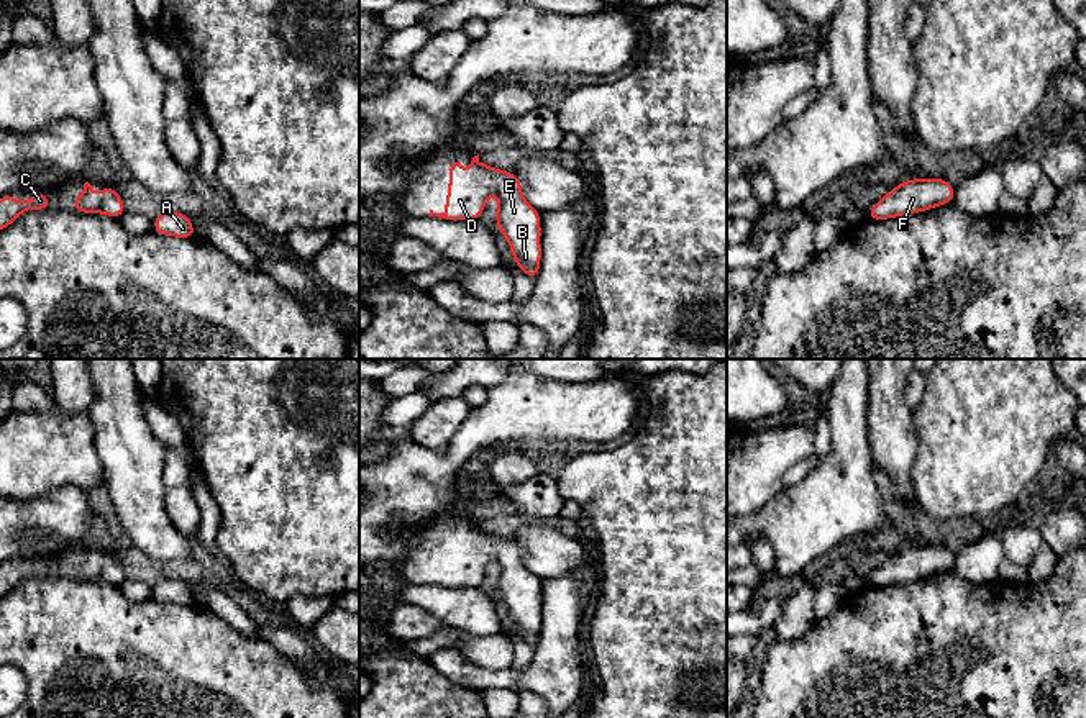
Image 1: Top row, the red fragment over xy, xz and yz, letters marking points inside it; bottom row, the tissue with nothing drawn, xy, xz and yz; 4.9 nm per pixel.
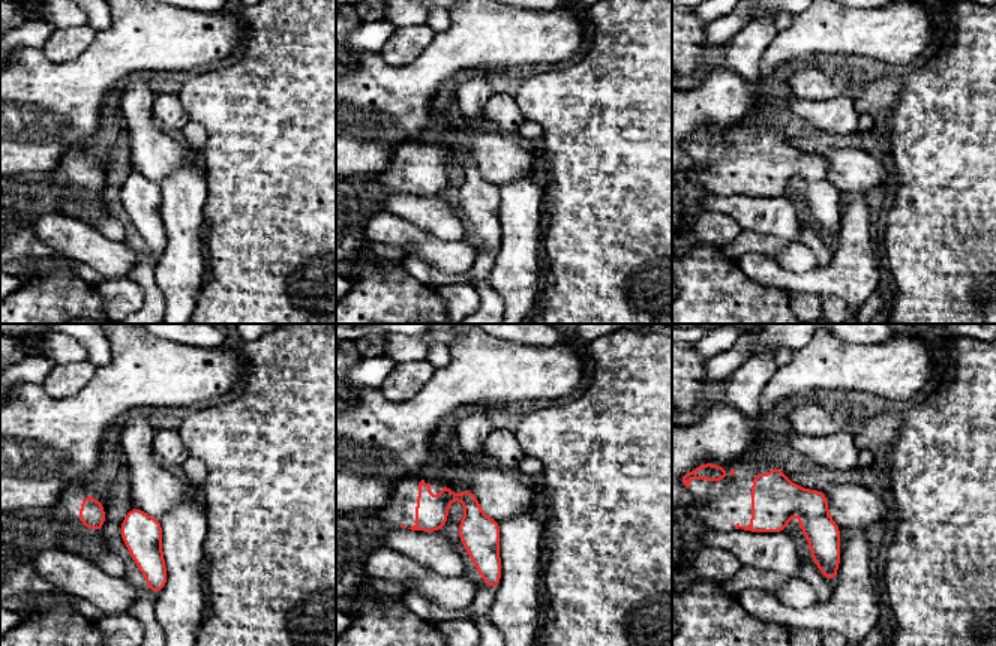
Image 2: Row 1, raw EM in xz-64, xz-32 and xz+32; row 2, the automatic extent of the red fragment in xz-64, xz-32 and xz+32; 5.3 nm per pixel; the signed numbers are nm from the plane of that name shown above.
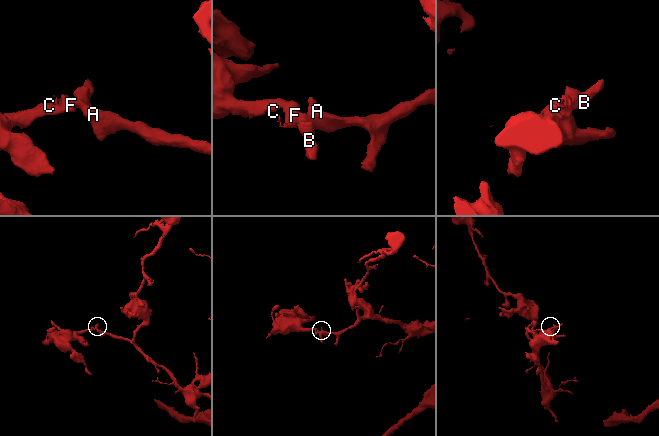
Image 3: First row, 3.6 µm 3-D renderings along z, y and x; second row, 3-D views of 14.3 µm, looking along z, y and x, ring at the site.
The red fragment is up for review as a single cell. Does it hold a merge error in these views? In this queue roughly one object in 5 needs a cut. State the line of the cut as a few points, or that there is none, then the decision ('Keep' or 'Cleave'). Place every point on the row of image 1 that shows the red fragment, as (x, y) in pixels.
No split. Keep

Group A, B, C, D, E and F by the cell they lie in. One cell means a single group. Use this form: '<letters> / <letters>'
A B C D E F

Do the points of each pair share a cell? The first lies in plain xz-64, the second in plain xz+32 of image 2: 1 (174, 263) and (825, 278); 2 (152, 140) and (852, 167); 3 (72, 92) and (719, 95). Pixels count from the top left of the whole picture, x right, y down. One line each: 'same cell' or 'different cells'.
1: same cell
2: same cell
3: same cell

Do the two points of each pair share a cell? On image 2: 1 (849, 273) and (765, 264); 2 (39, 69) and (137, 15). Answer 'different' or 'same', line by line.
1: same
2: same

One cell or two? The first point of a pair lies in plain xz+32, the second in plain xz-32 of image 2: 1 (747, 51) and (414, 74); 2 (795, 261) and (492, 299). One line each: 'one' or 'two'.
1: two
2: two

